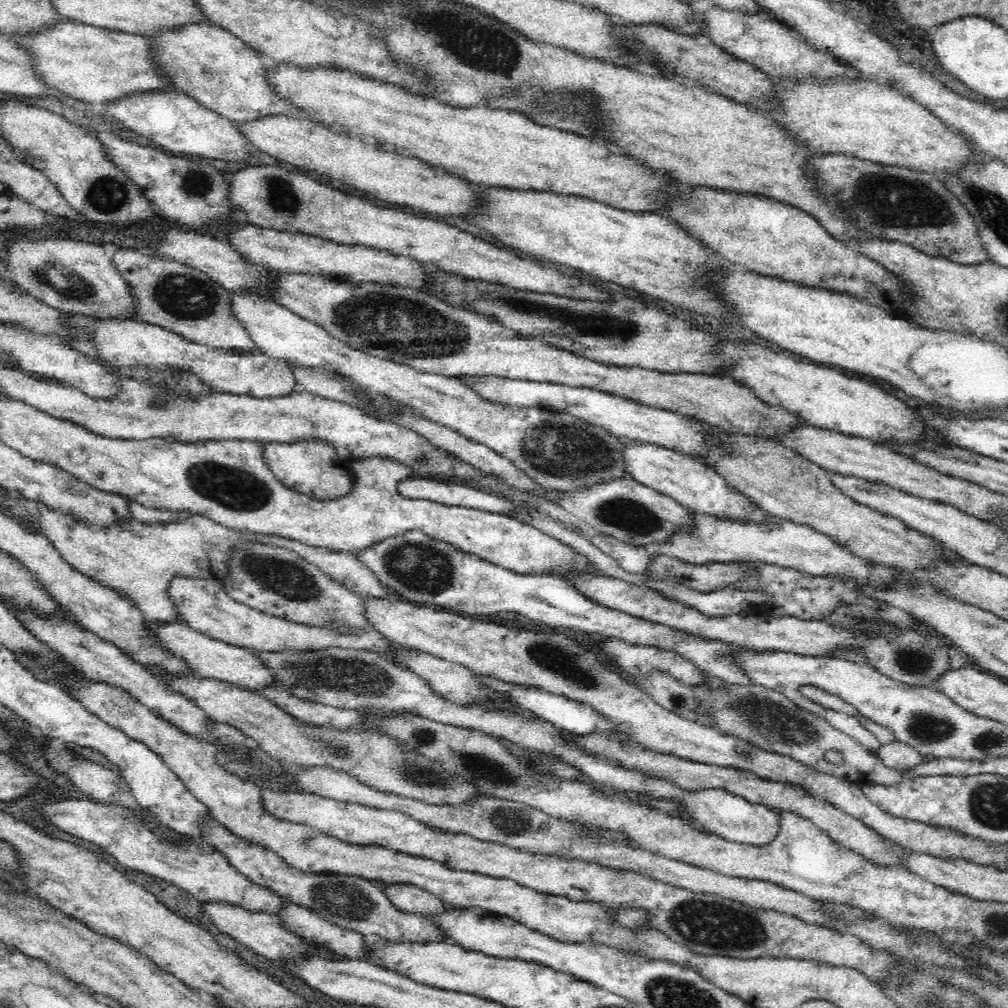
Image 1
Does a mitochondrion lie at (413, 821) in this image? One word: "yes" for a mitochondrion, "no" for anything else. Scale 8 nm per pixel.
no

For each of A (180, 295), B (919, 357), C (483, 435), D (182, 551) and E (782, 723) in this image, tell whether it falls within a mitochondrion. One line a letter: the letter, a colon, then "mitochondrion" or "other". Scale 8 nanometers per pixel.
A: mitochondrion
B: other
C: other
D: other
E: mitochondrion

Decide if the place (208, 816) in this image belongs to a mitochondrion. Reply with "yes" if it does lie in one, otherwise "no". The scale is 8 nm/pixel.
no

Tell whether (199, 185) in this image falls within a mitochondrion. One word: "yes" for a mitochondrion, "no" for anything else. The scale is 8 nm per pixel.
yes

